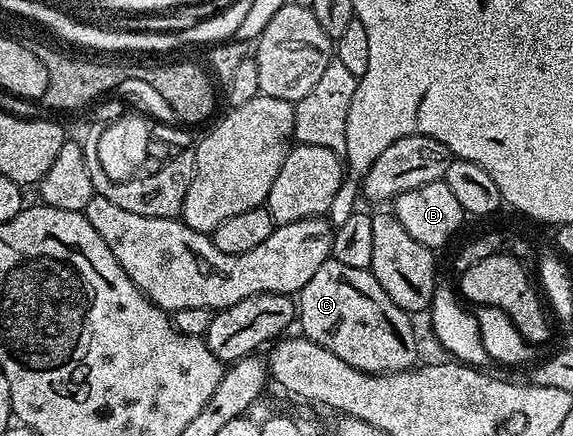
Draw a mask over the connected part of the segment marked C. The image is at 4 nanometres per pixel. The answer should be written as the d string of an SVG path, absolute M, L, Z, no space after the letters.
M332 257L313 272L309 284L297 295L297 326L303 329L302 337L329 348L333 356L341 356L345 364L366 374L392 374L416 365L411 322L412 315L385 296L385 288L377 284L370 270L349 268Z

